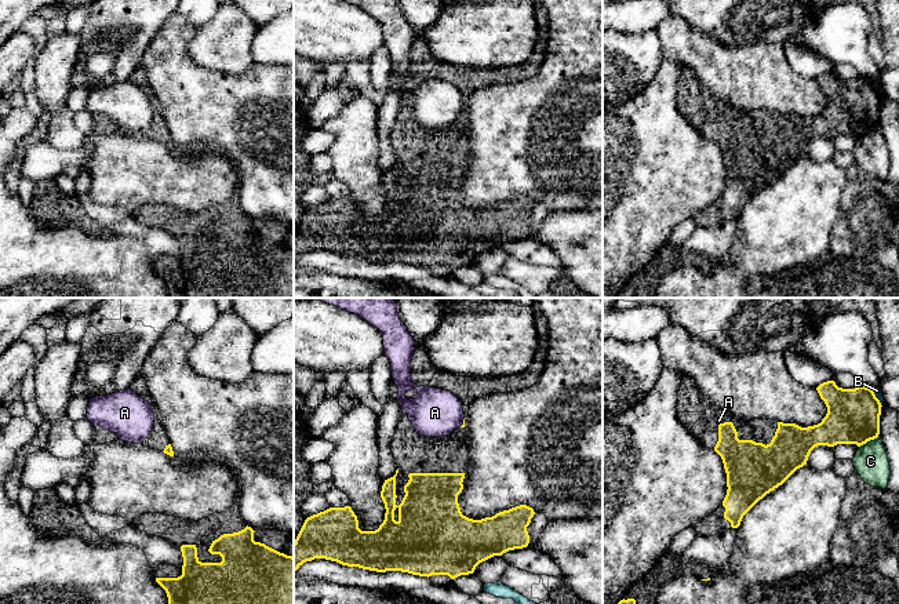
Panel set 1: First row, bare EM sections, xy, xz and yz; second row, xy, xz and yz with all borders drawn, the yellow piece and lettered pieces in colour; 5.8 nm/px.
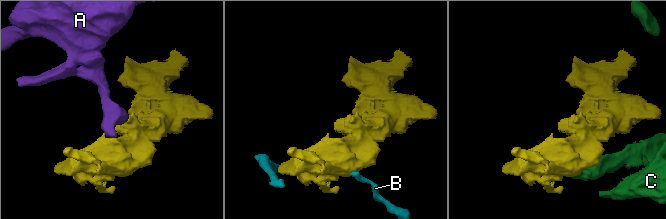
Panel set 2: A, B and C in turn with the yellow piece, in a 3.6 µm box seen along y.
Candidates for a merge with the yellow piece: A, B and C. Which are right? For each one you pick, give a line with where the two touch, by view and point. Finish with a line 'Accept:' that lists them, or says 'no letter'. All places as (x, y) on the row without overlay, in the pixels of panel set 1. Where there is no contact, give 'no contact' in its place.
Accept: no letter

